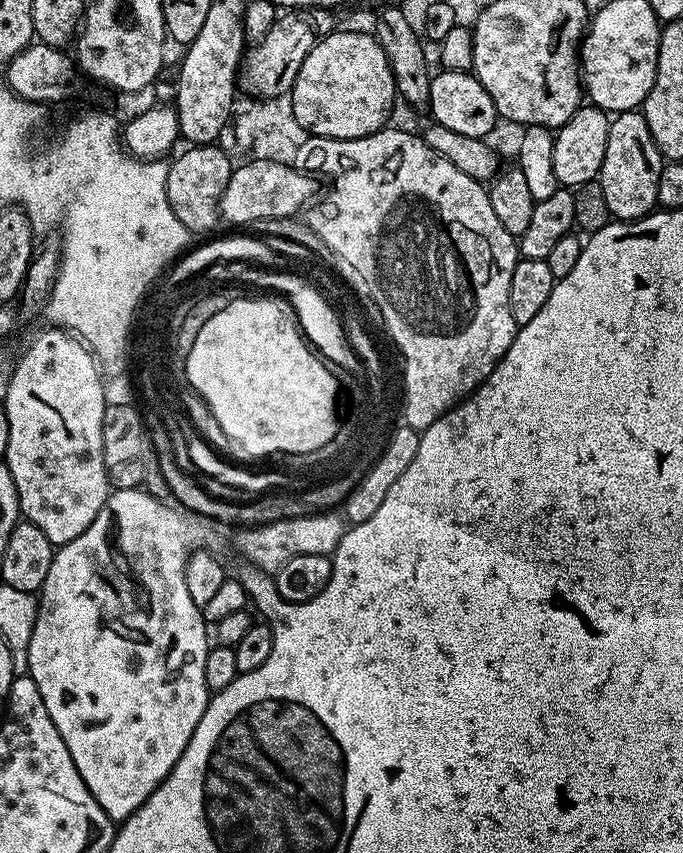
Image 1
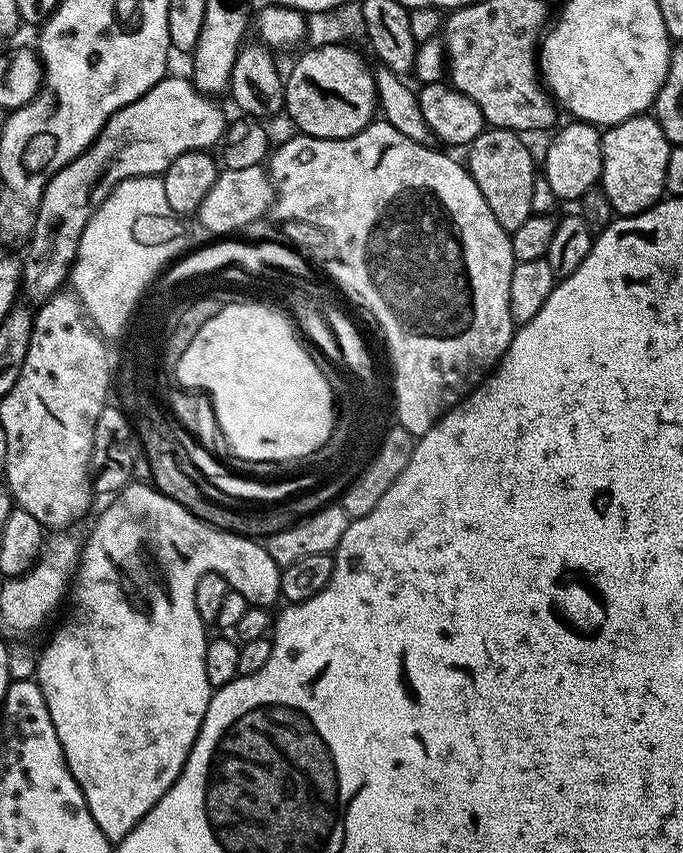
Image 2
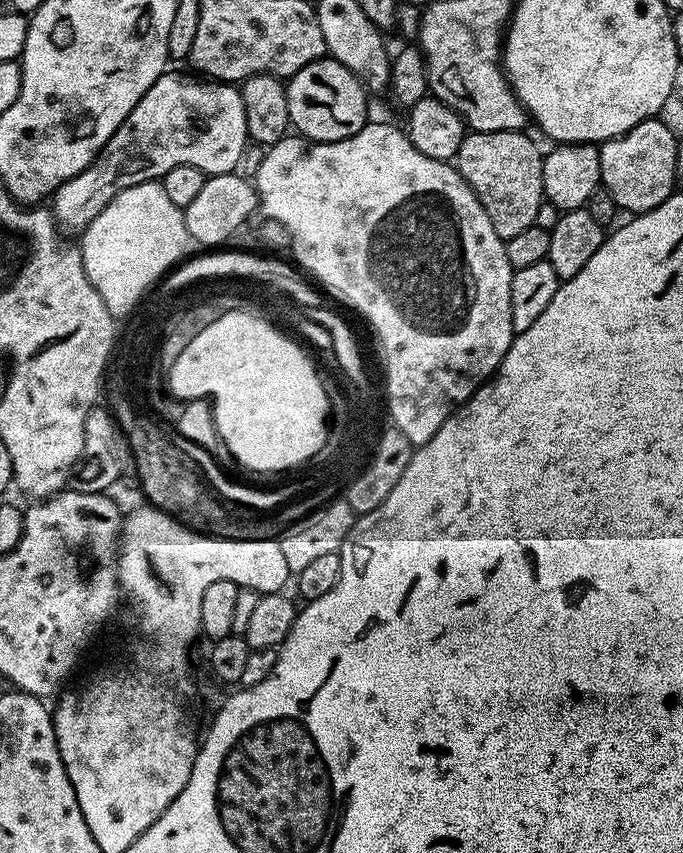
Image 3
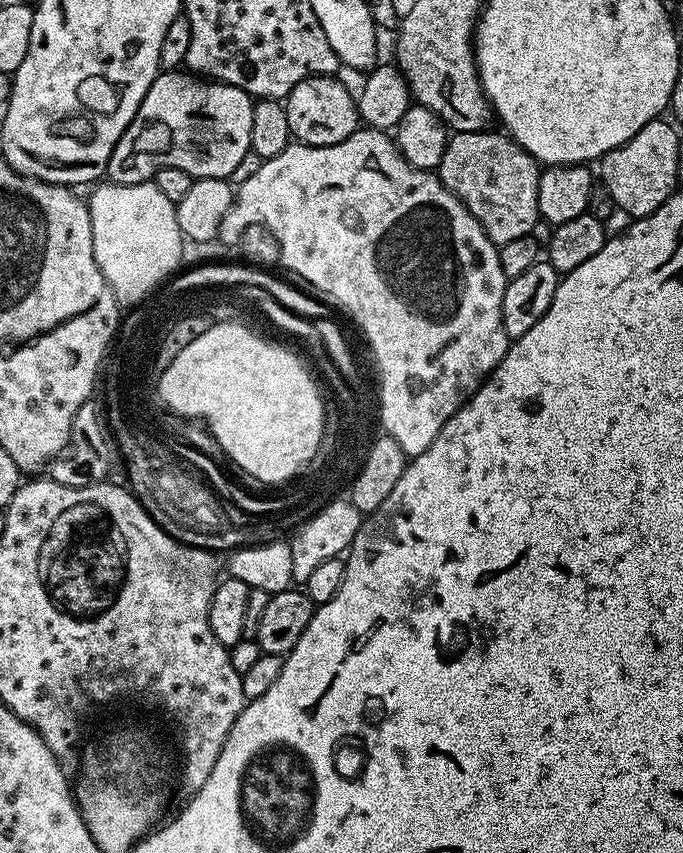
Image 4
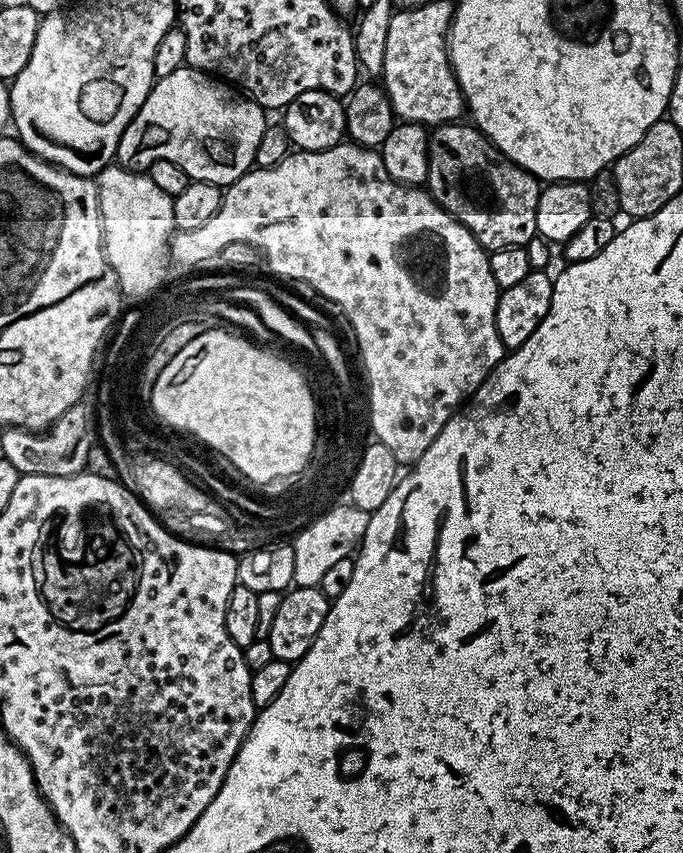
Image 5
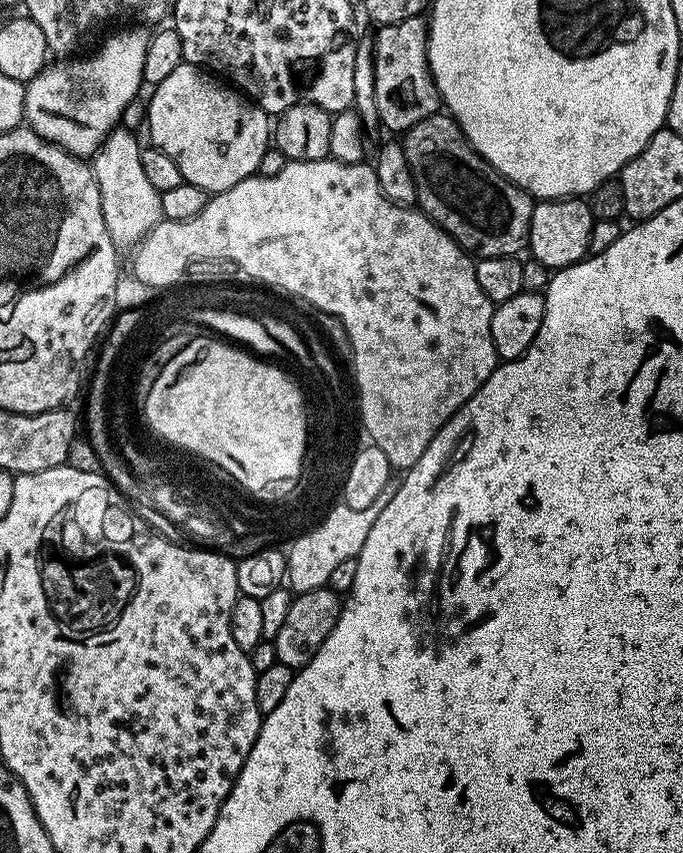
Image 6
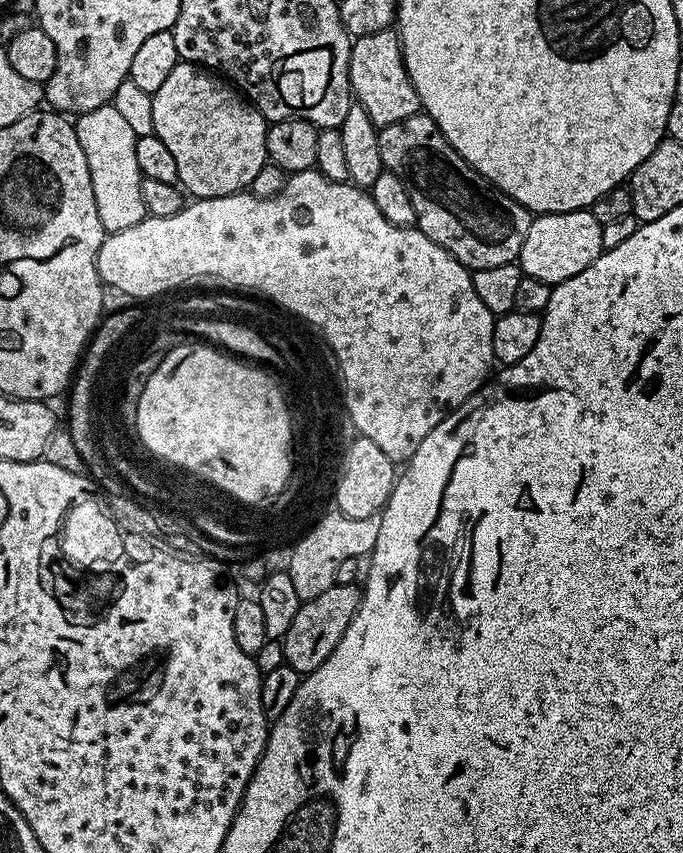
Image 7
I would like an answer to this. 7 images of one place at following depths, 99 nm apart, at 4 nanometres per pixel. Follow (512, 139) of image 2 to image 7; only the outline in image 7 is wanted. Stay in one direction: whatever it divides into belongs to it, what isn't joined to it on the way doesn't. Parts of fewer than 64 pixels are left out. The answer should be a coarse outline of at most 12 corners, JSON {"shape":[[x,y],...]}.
{"shape":[[427,114],[379,129],[415,227],[472,272],[519,257],[533,213]]}

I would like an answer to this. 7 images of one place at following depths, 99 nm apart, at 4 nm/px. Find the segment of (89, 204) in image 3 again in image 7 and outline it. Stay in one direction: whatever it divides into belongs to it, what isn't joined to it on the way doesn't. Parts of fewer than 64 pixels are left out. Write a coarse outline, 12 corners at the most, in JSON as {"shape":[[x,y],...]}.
{"shape":[[181,62],[151,95],[153,133],[189,197],[251,189],[264,115]]}

